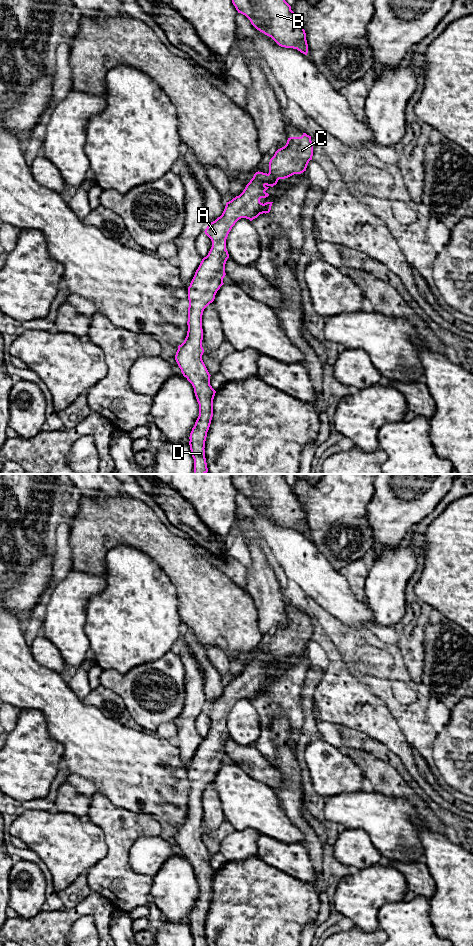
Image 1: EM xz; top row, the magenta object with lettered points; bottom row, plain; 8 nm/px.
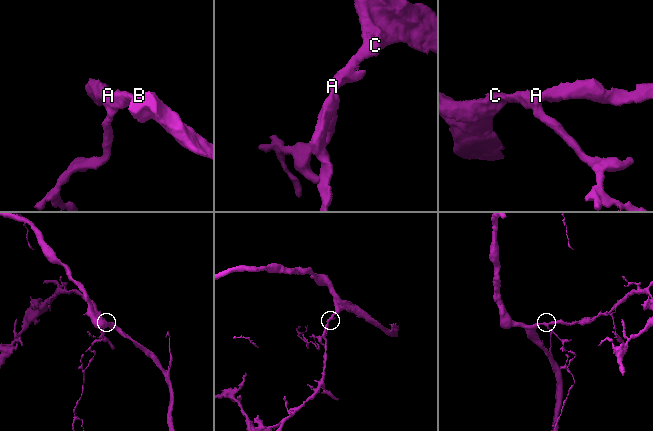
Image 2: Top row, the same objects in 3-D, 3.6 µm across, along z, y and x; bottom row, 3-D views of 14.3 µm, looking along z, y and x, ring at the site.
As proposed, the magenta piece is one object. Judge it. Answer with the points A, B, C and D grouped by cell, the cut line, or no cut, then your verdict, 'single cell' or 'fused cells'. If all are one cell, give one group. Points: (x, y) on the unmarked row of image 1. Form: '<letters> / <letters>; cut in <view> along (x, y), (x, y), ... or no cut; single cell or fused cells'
A B C D; no cut; single cell

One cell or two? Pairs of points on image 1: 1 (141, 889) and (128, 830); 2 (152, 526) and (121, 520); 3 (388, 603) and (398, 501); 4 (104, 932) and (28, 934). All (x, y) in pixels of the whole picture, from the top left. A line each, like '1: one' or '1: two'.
1: one
2: one
3: one
4: one

